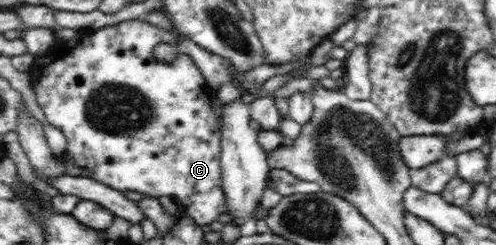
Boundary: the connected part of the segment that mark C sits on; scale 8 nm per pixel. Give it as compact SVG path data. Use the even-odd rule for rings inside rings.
M142 18L132 19L121 22L120 24L93 29L91 36L81 34L74 43L67 43L64 40L54 41L49 46L47 53L35 57L35 64L31 67L31 83L34 87L36 100L43 110L47 122L59 128L66 138L66 151L62 154L66 166L66 173L75 177L87 177L102 182L111 188L125 192L141 192L151 197L171 196L175 198L184 215L190 216L199 226L209 226L211 222L217 219L217 216L227 213L227 203L223 194L220 168L220 122L211 107L210 90L207 88L204 75L199 67L193 62L193 58L185 55L183 52L171 61L159 61L153 57L153 48L157 44L167 43L175 44L177 38L173 32L156 26L156 24L147 23Z

